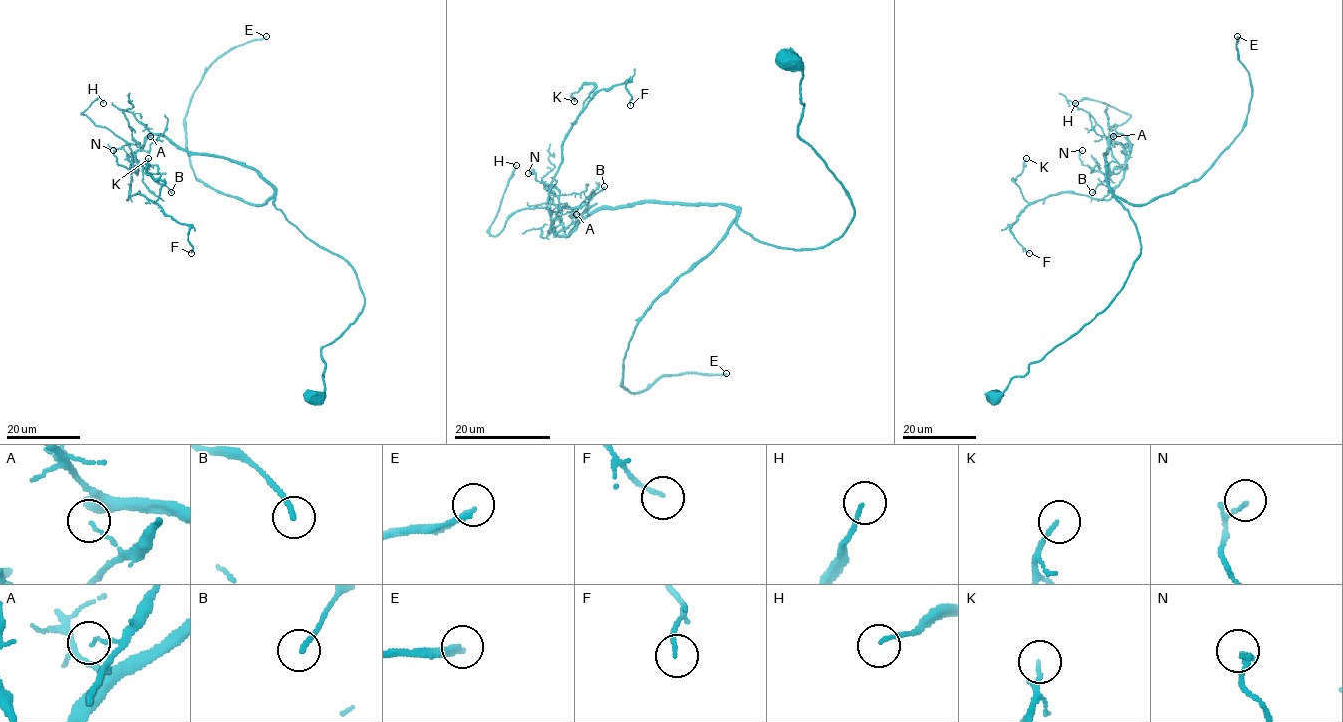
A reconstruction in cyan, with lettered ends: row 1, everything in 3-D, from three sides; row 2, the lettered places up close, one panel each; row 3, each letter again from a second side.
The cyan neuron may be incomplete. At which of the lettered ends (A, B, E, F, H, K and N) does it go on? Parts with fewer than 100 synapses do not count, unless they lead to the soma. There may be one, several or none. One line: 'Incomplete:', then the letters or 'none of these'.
Incomplete: E

